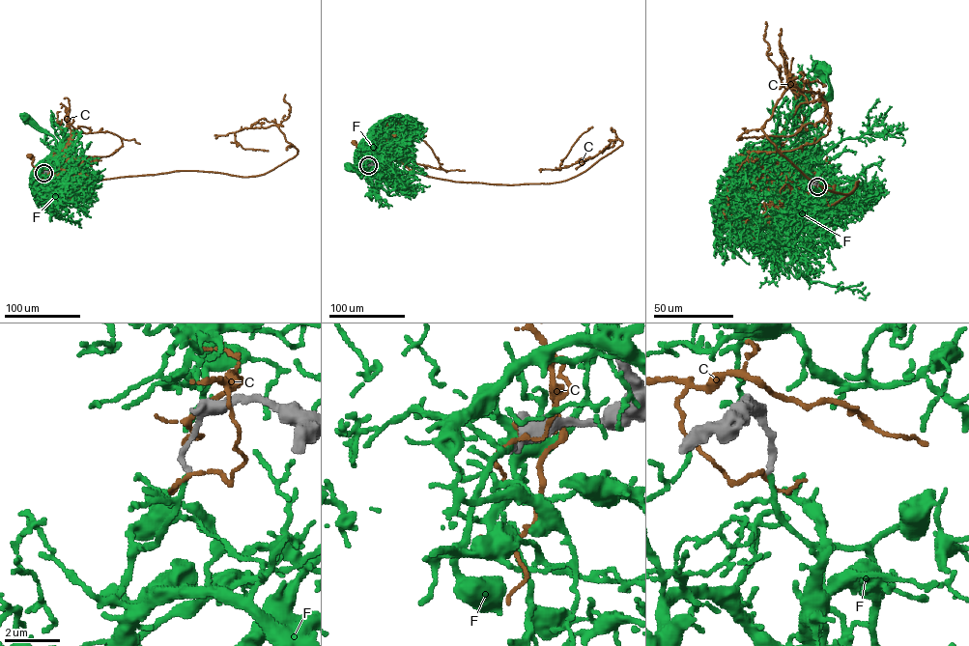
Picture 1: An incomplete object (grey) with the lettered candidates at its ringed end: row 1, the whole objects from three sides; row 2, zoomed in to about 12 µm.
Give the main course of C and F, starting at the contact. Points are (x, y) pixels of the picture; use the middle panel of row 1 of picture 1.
C: (368, 165), (367, 159), (382, 156), (358, 150), (355, 142)
F: (368, 165), (370, 162), (379, 165), (382, 162), (379, 158), (386, 155), (366, 171), (355, 170), (351, 167)

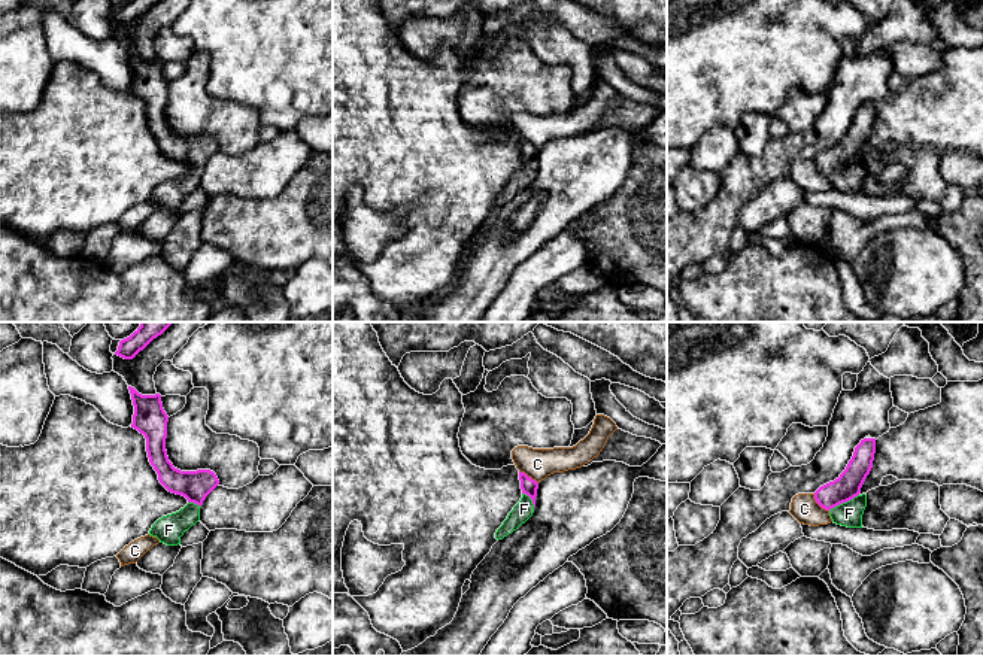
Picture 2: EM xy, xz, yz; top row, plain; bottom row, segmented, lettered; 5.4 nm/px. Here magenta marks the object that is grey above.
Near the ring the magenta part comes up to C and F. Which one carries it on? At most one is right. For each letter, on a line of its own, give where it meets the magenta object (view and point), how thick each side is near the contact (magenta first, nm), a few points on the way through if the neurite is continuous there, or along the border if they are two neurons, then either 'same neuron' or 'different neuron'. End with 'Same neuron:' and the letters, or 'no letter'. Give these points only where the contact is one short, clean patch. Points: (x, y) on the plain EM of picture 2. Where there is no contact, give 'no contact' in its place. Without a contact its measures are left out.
C: yz (819, 170) | 140/150 nm | along yz (813, 160), (813, 164), (828, 178) | different neuron
F: yz (843, 167) | 140/130 nm | across yz (848, 152), (843, 158), (843, 167), (849, 179) | same neuron
Same neuron: F

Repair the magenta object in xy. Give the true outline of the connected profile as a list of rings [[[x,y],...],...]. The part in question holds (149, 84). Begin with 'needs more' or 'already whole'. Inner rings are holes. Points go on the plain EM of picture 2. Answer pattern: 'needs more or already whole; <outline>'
needs more; [[[131,52],[128,55],[134,72],[131,94],[145,101],[148,124],[160,149],[169,158],[188,165],[179,177],[158,185],[149,201],[167,212],[178,212],[183,198],[200,186],[200,171],[219,146],[210,136],[180,137],[175,134],[166,116],[169,82],[163,75],[161,61],[142,61]]]

